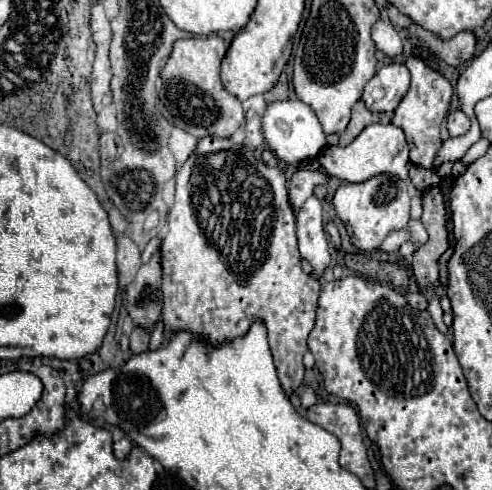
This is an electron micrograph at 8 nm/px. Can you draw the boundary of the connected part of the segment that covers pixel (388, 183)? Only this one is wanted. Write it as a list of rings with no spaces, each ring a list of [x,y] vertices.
[[[385,173],[373,179],[367,179],[363,183],[345,183],[337,189],[333,203],[335,203],[337,215],[345,221],[345,227],[353,245],[359,251],[379,249],[389,231],[401,229],[409,221],[411,199],[407,193],[407,183],[401,181],[397,175]]]

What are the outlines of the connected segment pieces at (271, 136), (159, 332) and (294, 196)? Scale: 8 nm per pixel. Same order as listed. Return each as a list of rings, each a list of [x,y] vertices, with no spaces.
[[[299,99],[275,101],[267,105],[263,113],[263,137],[277,159],[293,165],[297,165],[303,159],[315,159],[325,147],[325,133],[321,129],[317,115],[311,111],[309,105],[301,103]]]
[[[157,321],[157,323],[155,323],[155,329],[153,329],[153,333],[151,333],[149,349],[157,349],[163,341],[165,341],[165,327],[163,327],[163,321]]]
[[[297,171],[289,181],[289,201],[293,211],[299,211],[305,199],[311,197],[313,187],[325,185],[327,181],[329,181],[329,175],[321,171]]]

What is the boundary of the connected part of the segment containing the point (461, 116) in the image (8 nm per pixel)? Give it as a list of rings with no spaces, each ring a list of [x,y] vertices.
[[[455,109],[447,115],[447,131],[449,131],[451,137],[465,135],[469,131],[469,127],[471,127],[471,121],[461,109]]]

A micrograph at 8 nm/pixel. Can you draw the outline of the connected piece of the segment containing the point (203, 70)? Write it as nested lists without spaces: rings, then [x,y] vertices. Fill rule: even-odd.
[[[217,35],[179,39],[161,71],[163,87],[159,91],[159,109],[171,125],[189,131],[193,137],[203,137],[205,133],[215,137],[231,137],[245,123],[241,101],[225,91],[219,77],[225,51],[227,47]]]

